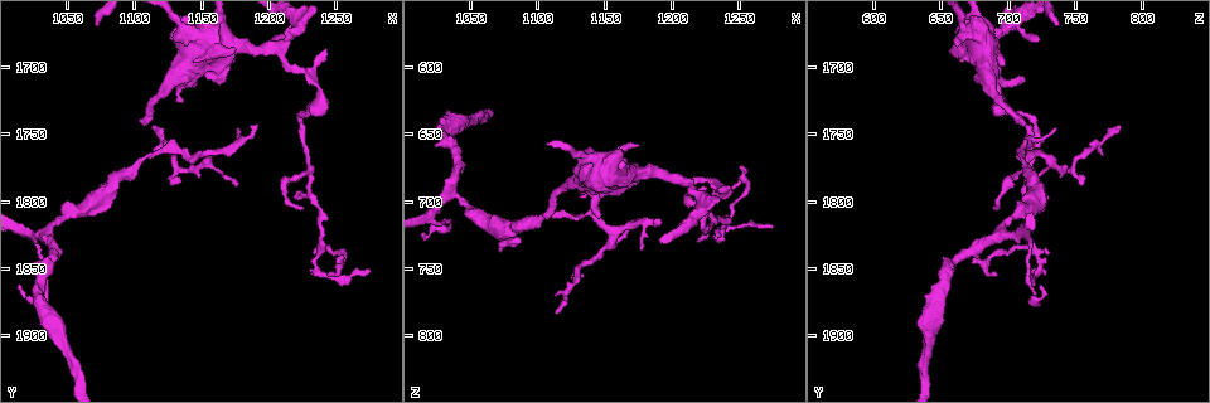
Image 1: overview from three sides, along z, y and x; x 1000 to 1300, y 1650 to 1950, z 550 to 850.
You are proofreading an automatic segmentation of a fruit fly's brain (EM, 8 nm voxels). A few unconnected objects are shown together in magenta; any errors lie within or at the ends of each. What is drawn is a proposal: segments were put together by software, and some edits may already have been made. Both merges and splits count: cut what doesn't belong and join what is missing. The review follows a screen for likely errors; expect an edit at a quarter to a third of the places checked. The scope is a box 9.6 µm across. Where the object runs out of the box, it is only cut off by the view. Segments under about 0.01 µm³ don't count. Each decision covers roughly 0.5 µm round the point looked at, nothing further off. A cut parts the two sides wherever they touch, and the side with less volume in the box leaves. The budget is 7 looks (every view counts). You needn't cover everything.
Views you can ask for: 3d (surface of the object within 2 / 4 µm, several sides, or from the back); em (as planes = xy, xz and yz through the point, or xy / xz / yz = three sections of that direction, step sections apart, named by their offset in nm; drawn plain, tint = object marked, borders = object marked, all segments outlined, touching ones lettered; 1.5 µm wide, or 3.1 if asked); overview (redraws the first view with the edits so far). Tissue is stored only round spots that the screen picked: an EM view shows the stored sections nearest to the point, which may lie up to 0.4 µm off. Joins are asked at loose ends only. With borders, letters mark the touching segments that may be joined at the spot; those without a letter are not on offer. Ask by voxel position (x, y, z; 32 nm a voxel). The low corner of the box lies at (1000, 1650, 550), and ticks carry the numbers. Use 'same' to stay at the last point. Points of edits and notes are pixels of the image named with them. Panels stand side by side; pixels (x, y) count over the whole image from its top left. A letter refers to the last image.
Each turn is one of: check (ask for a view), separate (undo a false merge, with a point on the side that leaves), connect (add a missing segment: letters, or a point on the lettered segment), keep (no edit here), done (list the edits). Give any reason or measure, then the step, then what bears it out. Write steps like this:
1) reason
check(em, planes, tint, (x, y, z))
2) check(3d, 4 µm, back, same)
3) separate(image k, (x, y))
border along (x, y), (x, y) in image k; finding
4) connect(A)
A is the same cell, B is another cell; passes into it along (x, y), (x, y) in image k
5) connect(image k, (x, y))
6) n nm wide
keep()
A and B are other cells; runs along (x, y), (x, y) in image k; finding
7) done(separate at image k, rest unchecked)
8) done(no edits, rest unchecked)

thick turns thin
check(em, planes, tint, (1206, 1686, 684))

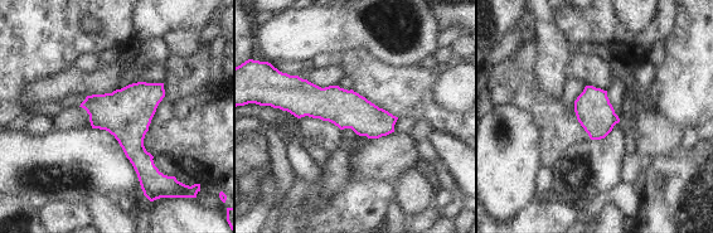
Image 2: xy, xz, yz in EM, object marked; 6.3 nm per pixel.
see the neighbours
check(em, planes, borders, same)

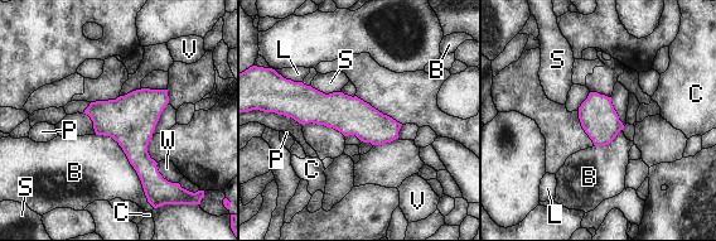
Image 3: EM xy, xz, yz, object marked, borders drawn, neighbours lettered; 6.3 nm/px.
keep()
B, C, L, P, S, V and W are other cells; border along (95, 134), (117, 143), (148, 202) in image 3; all the same cell

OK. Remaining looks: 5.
thin end
check(em, planes, borders, (1192, 1744, 714))

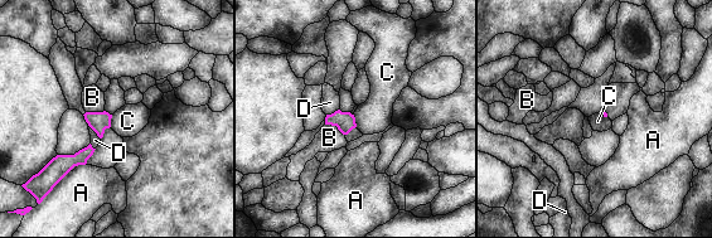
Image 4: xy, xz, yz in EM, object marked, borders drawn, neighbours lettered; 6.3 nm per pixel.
keep()
A, B, C and D are other cells; border along (112, 115), (110, 126) in image 4; no lettered segment goes on from it

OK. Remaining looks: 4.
free end
check(em, xy, step 4, borders, (1112, 1746, 784))

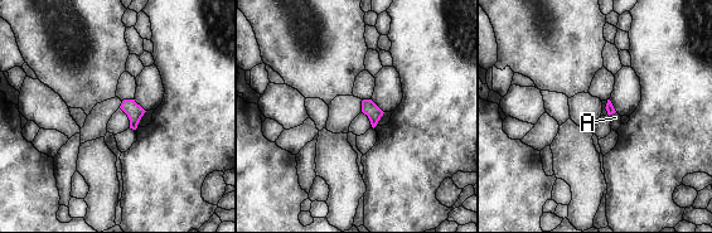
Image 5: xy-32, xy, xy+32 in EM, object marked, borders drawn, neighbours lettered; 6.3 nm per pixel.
keep()
A is another cell; border along (615, 111), (609, 115) in image 5; no lettered segment goes on from it

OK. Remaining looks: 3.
done(no edits, rest unchecked)

